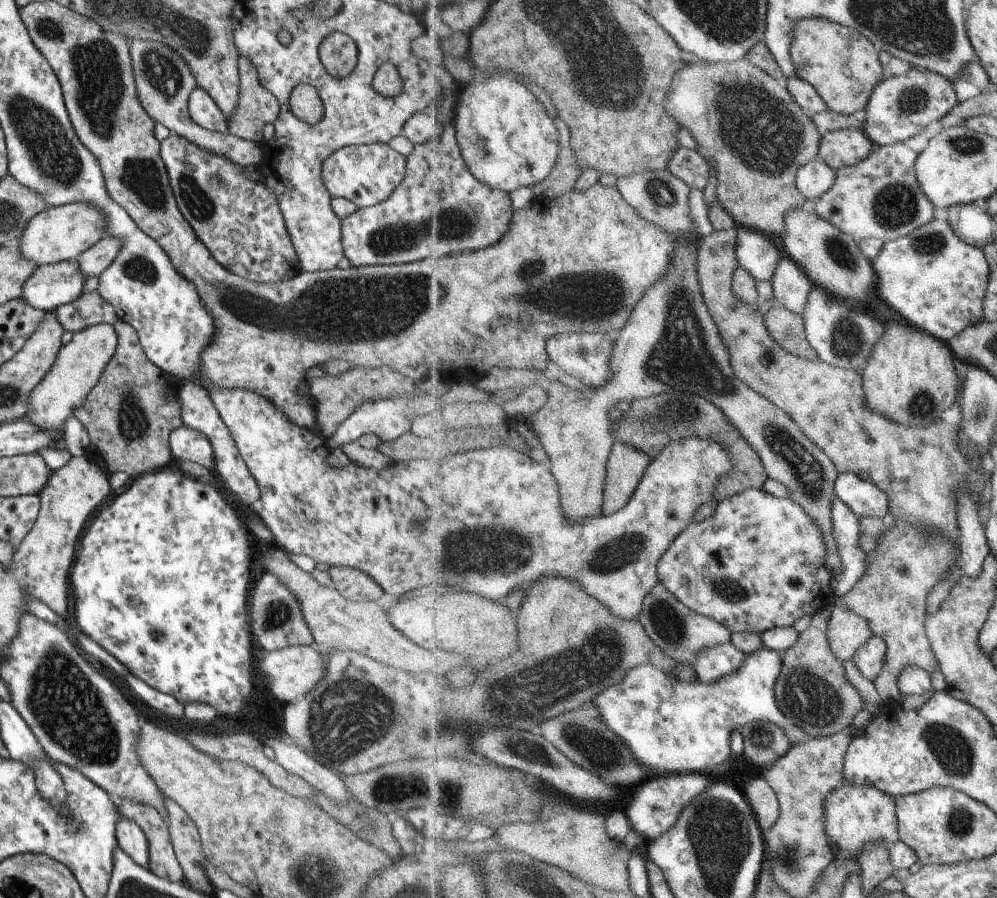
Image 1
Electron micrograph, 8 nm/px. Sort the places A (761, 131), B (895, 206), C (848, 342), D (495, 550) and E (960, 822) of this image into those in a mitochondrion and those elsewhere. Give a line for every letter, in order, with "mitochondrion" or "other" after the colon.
A: mitochondrion
B: mitochondrion
C: mitochondrion
D: mitochondrion
E: mitochondrion

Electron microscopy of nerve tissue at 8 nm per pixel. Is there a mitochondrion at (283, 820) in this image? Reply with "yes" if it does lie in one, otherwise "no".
yes

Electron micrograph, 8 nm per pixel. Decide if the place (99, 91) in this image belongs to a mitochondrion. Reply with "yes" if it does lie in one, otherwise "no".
yes

